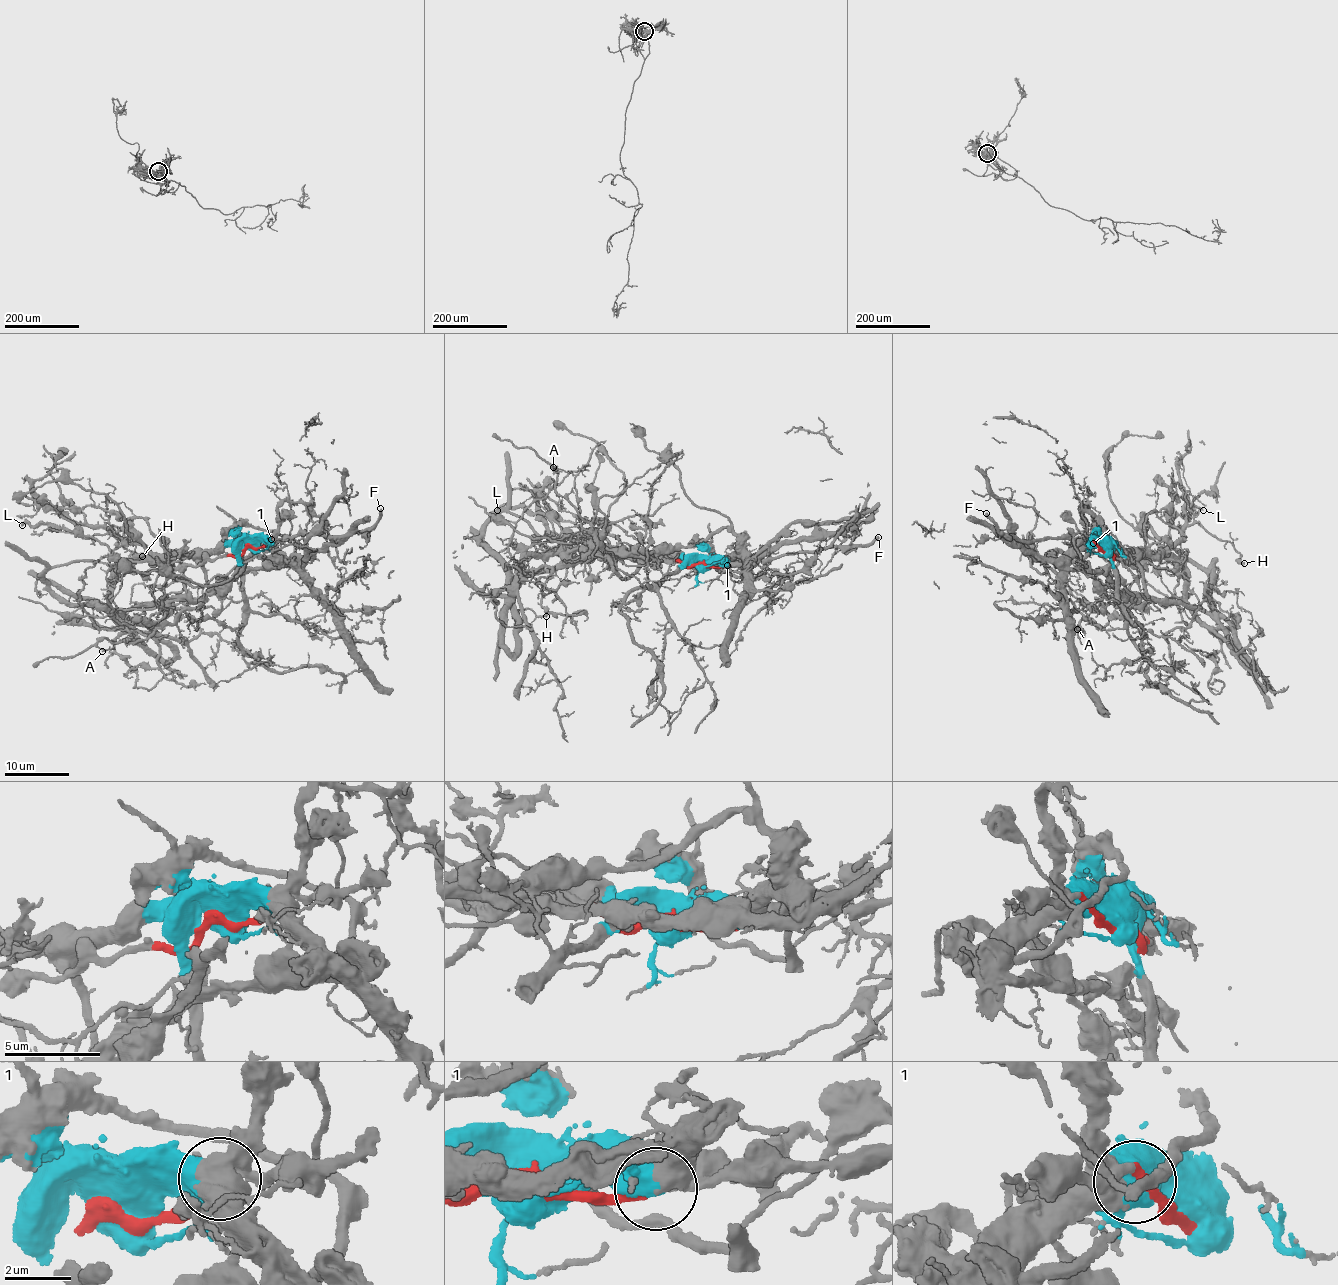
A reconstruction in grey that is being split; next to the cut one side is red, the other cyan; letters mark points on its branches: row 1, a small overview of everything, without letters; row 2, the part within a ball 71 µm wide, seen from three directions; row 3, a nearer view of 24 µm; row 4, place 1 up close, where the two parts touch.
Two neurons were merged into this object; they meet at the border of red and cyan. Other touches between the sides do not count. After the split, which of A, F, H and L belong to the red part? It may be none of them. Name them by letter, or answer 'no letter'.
F

